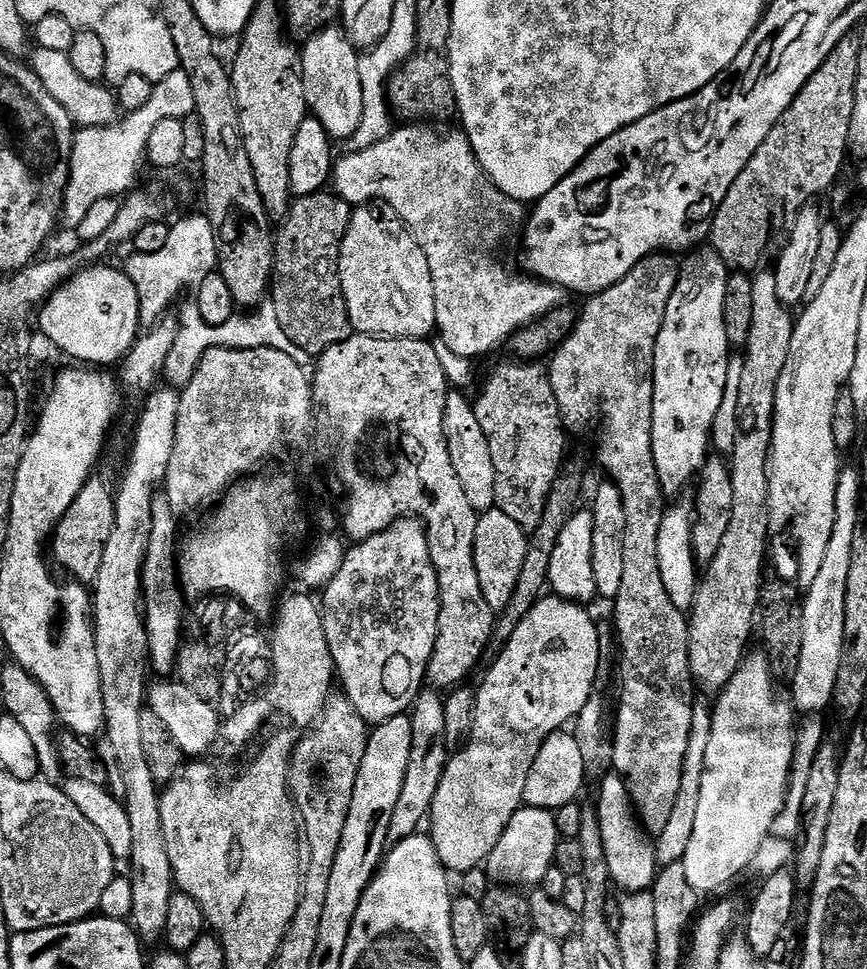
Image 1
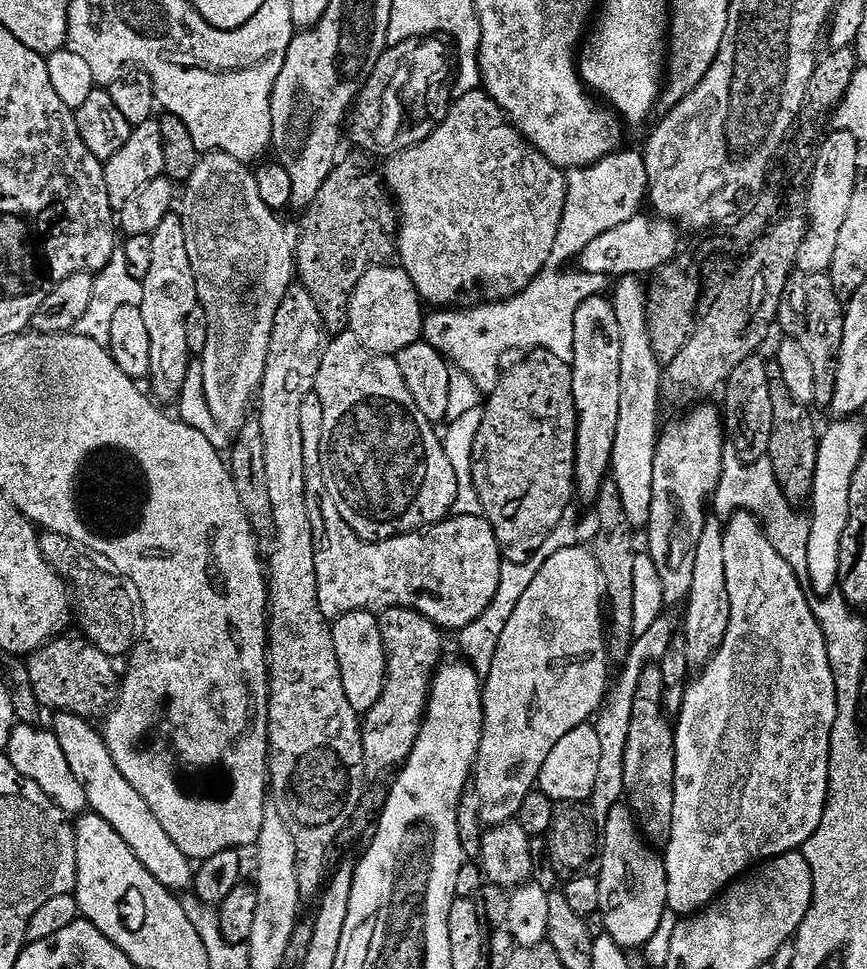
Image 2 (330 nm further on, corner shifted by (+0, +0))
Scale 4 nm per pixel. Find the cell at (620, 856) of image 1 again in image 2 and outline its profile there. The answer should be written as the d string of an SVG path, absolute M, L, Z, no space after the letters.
M621 802L613 806L607 817L602 820L602 851L598 856L598 879L600 882L600 913L604 919L604 931L610 938L625 950L643 949L650 938L658 931L662 914L668 906L666 894L666 870L661 853L651 847L640 835L635 816L627 803Z

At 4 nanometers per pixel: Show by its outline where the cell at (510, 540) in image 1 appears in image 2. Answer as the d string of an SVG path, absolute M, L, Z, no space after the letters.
M315 394L308 396L306 402L302 402L302 454L306 462L306 510L310 514L310 526L314 530L314 567L318 570L318 606L322 610L322 614L329 621L335 621L338 616L345 616L348 612L366 612L379 614L385 608L409 608L418 614L422 614L426 618L430 618L430 622L434 622L437 628L447 630L459 630L474 623L480 615L490 606L498 591L499 570L502 563L500 555L500 547L494 538L494 530L490 526L490 522L485 520L483 516L458 516L453 515L451 518L440 521L430 528L423 529L419 532L407 532L404 536L392 536L389 540L377 540L369 542L361 540L358 534L354 534L354 530L350 530L350 526L346 526L346 522L342 518L342 514L338 514L338 506L334 506L334 498L330 498L330 490L324 481L324 471L320 465L320 439L322 438L322 402Z

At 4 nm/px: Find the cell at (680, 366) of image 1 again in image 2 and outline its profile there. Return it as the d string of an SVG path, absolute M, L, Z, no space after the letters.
M700 402L677 424L663 425L654 454L654 498L650 502L650 522L646 529L646 555L658 566L665 605L683 605L694 583L694 558L698 538L702 538L706 513L724 469L726 433L722 412L712 402Z

